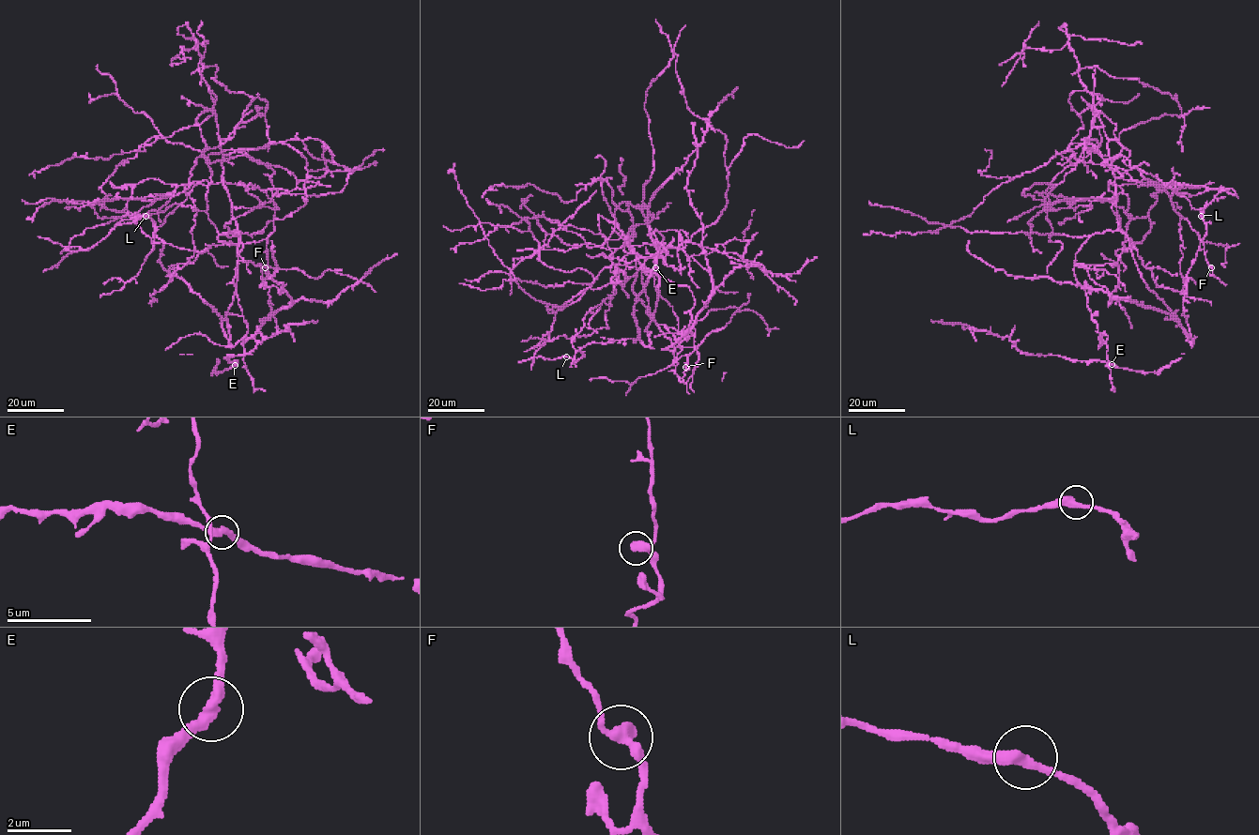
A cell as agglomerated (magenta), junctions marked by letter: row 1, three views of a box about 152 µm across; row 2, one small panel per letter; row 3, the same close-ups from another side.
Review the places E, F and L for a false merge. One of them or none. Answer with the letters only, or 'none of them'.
none of them

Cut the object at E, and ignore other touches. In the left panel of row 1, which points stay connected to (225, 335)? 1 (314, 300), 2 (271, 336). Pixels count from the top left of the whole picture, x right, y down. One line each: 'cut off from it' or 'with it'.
1: with it
2: cut off from it

